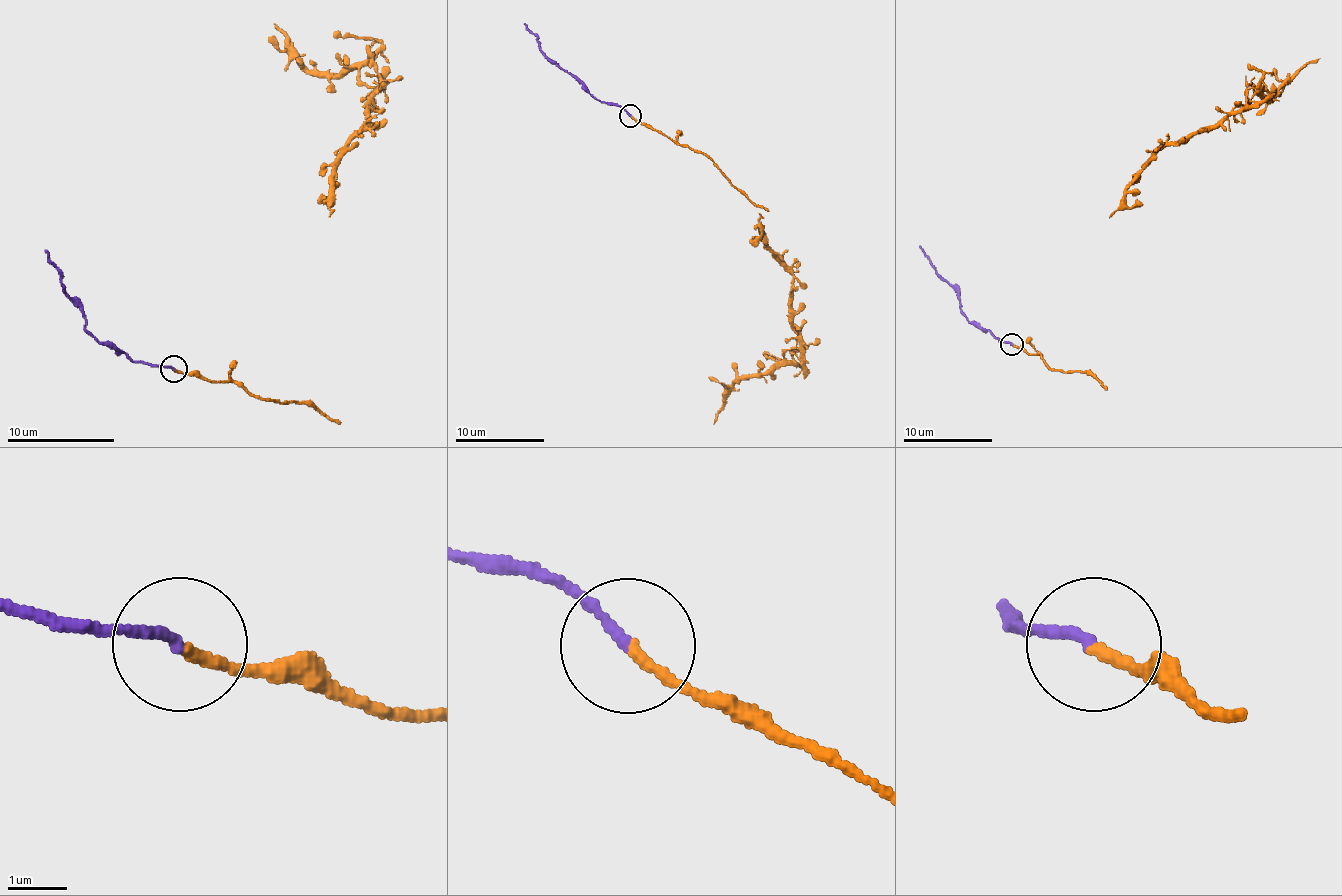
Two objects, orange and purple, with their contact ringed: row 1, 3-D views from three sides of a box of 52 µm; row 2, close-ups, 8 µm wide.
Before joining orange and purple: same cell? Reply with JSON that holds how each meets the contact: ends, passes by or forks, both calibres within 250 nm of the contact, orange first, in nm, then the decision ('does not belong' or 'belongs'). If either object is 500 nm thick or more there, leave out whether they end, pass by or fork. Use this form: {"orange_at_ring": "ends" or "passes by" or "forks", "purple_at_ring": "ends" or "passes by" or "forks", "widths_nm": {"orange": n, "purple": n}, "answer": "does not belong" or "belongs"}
{"orange_at_ring": "ends", "purple_at_ring": "ends", "widths_nm": {"orange": 190, "purple": 200}, "answer": "belongs"}

